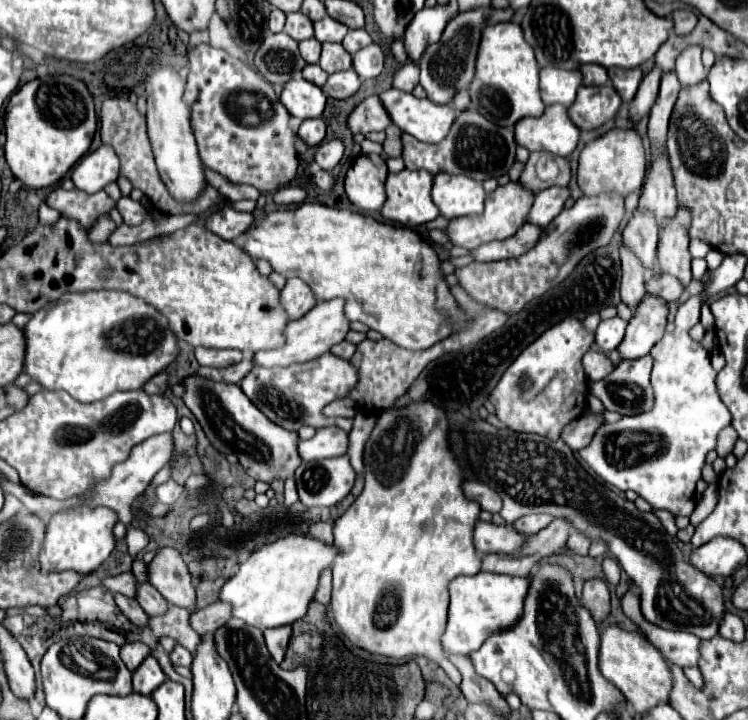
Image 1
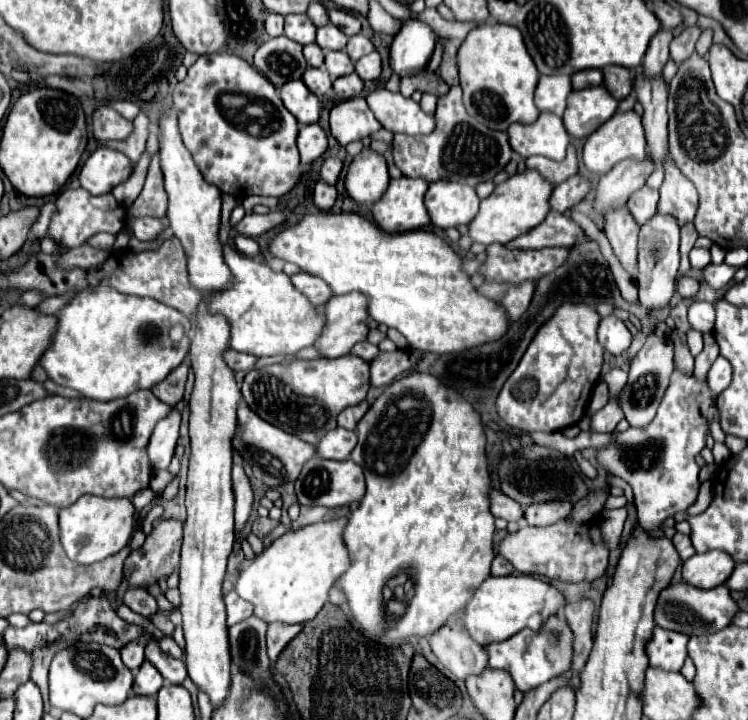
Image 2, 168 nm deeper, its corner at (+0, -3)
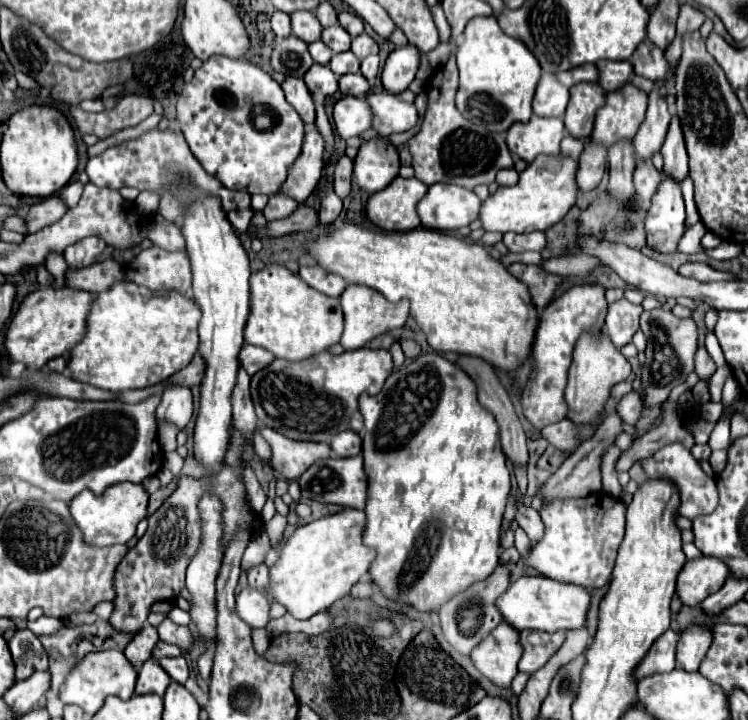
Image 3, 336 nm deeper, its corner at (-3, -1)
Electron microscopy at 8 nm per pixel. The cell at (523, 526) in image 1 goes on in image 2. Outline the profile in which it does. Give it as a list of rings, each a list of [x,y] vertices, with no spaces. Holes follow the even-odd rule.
[[[566,499],[548,501],[548,503],[532,503],[524,513],[524,521],[528,525],[550,525],[550,523],[556,523],[556,521],[568,517],[572,507],[574,507],[574,503],[570,503]]]

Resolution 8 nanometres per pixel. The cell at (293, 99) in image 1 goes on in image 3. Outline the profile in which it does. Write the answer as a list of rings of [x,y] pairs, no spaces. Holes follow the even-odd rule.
[[[287,77],[281,87],[283,87],[287,101],[295,107],[295,111],[299,113],[303,123],[313,125],[315,123],[315,105],[313,105],[313,99],[311,99],[311,93],[309,93],[305,81],[297,79],[297,77]]]

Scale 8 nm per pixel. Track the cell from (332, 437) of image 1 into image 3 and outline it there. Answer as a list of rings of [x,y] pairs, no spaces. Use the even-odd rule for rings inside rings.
[[[349,429],[337,433],[331,439],[331,451],[335,457],[355,457],[361,453],[361,437]]]

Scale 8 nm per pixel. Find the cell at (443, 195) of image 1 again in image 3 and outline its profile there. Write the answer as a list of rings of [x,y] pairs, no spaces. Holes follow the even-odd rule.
[[[435,183],[419,201],[417,211],[423,227],[431,227],[437,231],[455,231],[473,223],[479,217],[479,207],[481,199],[471,189]]]

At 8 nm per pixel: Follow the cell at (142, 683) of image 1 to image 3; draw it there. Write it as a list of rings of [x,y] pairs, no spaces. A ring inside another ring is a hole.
[[[149,659],[149,661],[145,661],[143,667],[139,669],[135,693],[137,693],[137,695],[155,693],[155,695],[163,697],[163,693],[165,693],[165,689],[167,689],[169,683],[171,683],[171,677],[167,677],[167,673],[163,671],[163,667],[159,667],[155,659]]]

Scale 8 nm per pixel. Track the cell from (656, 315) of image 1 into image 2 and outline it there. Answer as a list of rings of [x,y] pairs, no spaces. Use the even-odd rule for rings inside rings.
[[[656,213],[650,221],[646,221],[640,227],[640,241],[638,241],[638,291],[640,291],[640,303],[650,309],[658,311],[662,307],[668,307],[670,297],[674,295],[674,279],[678,273],[680,263],[680,225],[672,215],[660,215]]]

